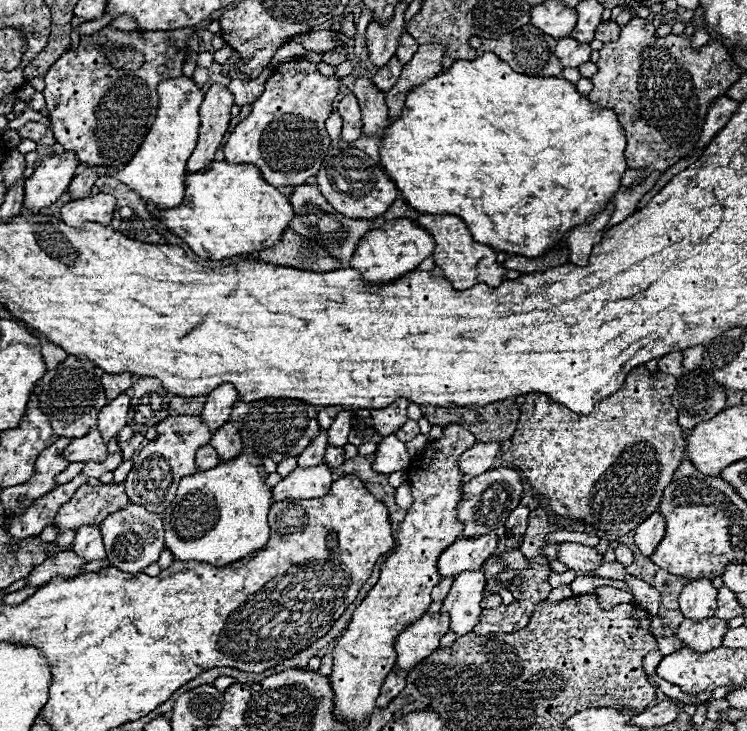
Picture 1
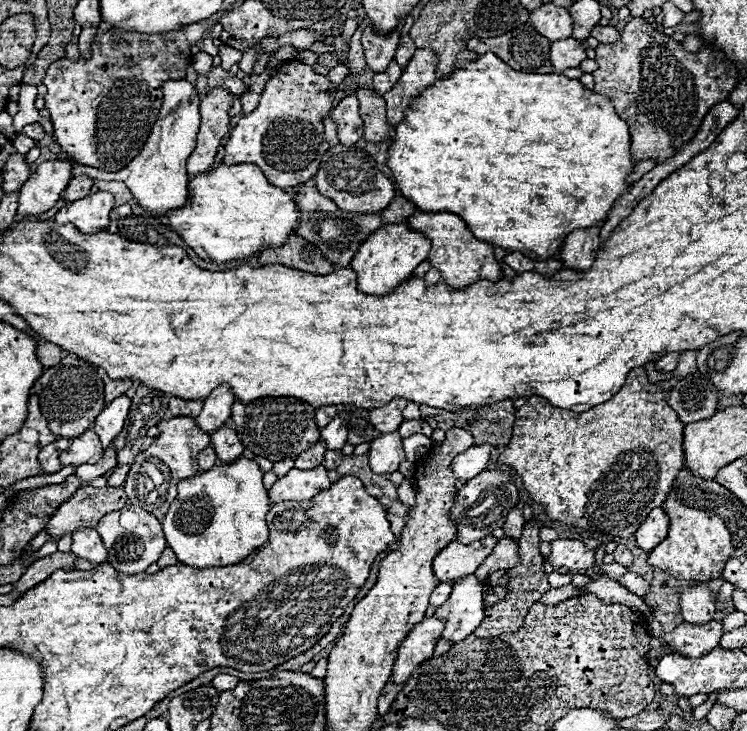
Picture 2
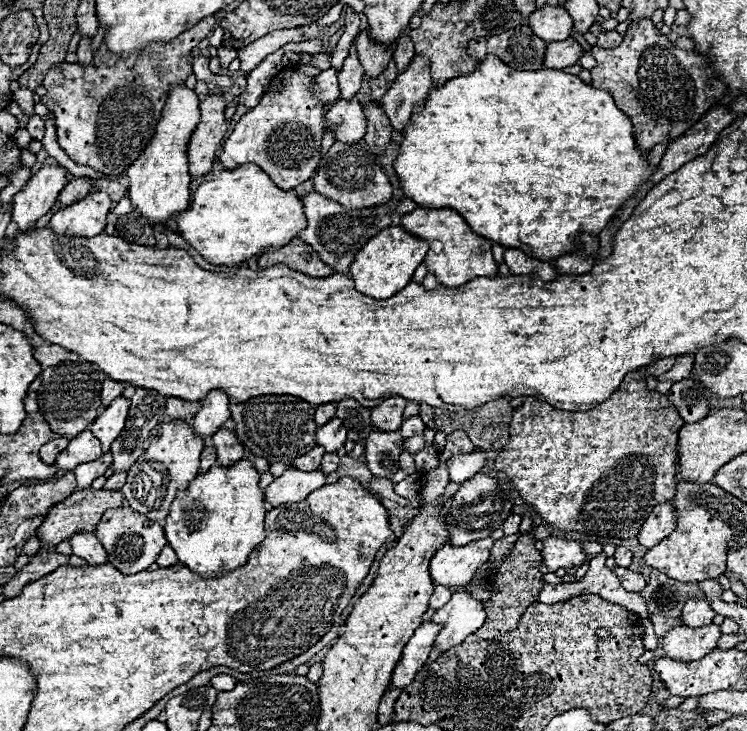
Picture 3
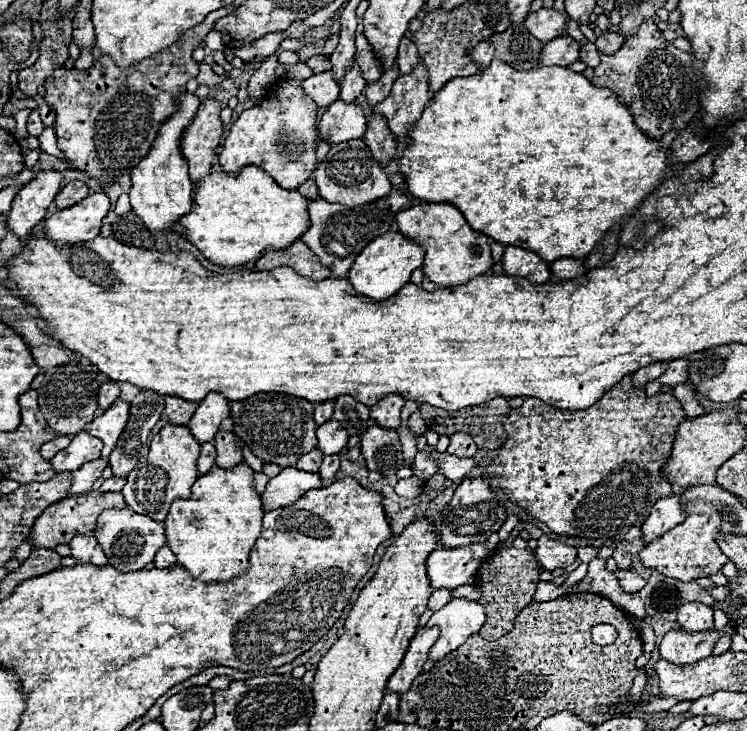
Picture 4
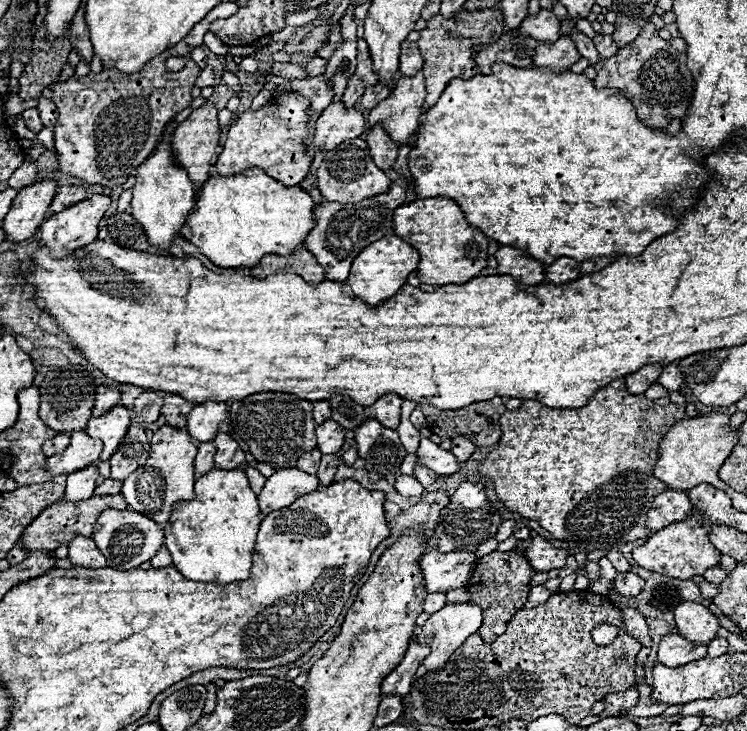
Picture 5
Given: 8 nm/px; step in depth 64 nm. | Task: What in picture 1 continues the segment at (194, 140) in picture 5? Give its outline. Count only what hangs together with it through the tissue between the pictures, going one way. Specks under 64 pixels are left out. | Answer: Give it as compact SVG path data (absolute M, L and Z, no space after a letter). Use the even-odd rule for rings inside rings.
M220 84L210 86L208 92L204 94L204 102L200 106L200 138L192 156L188 158L190 172L214 160L214 154L220 148L220 142L226 134L232 106L234 106L232 92Z

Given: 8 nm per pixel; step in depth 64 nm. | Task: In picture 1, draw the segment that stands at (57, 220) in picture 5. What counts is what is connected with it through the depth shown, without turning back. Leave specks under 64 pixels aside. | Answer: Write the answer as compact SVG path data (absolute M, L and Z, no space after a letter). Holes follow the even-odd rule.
M100 192L96 196L88 196L88 198L68 202L66 206L62 206L60 216L68 226L80 228L84 222L110 224L114 210L116 210L116 198Z

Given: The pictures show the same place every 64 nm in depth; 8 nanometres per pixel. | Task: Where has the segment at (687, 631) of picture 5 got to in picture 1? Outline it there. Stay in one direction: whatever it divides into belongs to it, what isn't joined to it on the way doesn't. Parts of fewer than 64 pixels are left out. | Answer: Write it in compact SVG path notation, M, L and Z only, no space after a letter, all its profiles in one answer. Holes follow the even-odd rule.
M708 578L690 580L680 592L680 610L684 618L712 618L718 608L716 588Z

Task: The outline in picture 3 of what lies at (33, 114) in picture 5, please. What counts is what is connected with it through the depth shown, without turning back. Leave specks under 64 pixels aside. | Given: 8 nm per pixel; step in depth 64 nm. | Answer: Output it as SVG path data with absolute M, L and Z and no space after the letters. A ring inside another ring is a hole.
M40 116L30 118L28 124L26 124L26 130L30 132L30 136L32 136L34 140L42 140L42 136L44 136L44 120L42 120Z

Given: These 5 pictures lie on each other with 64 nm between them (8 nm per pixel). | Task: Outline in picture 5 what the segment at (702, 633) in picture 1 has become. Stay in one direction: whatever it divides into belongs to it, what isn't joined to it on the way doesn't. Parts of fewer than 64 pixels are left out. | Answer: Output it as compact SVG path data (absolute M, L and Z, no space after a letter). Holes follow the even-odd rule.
M668 634L662 638L662 646L658 648L658 660L666 666L678 668L688 662L706 658L708 644L694 644L692 640L682 638L680 634Z

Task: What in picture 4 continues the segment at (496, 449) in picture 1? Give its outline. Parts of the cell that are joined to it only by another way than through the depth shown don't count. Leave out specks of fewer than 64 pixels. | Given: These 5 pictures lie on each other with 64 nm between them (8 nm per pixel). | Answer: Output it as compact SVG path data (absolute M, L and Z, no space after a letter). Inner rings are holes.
M434 450L434 456L438 460L438 466L440 470L446 474L448 480L452 482L460 482L462 478L466 478L468 472L472 472L476 468L476 462L474 458L458 458L458 456L452 456L452 454L444 454L444 452L436 452Z

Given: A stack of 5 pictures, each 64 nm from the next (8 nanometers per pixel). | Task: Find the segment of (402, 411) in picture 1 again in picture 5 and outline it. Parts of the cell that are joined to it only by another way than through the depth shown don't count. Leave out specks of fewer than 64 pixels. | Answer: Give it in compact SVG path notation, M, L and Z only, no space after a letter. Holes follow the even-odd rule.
M386 394L370 406L370 416L368 418L374 418L374 420L382 422L382 426L390 426L390 428L396 430L398 422L400 422L402 402L404 400L398 394Z

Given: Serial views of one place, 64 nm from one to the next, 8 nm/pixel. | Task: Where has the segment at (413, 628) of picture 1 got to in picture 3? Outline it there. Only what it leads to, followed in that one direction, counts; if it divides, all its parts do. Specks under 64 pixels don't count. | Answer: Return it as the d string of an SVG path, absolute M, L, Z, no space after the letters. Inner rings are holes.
M422 622L416 630L414 636L406 642L400 660L392 672L392 684L390 686L408 686L414 680L414 674L418 672L420 666L426 664L428 654L434 646L434 640L438 632L442 630L442 624L436 622Z

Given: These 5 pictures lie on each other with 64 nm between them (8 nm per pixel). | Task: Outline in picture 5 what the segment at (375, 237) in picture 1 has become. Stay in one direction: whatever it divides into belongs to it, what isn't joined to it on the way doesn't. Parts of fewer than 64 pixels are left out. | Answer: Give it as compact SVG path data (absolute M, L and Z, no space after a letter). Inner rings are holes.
M386 234L384 238L380 238L376 242L372 242L370 246L366 246L354 258L352 270L350 270L350 276L348 276L348 286L366 304L376 306L382 300L392 298L406 284L408 274L414 272L418 268L418 264L420 264L418 258L420 258L420 254L418 254L418 250L414 250L414 246L410 246L408 242L404 242L396 234Z

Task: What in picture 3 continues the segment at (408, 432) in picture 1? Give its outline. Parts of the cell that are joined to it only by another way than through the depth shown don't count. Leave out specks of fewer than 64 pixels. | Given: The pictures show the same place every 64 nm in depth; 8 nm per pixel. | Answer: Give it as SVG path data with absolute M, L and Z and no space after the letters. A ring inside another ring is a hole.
M420 416L406 418L406 420L402 422L402 426L400 426L400 434L402 434L404 438L410 438L410 436L414 436L414 434L422 434L424 430L426 430L426 426L424 426L424 422L420 420Z

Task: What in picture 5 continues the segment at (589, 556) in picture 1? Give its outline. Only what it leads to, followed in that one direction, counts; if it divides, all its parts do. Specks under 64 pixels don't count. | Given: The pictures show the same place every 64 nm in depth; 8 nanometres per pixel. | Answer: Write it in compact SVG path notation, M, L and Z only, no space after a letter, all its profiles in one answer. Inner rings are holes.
M542 536L532 538L532 546L526 548L524 554L536 572L550 572L554 568L564 568L570 556L568 550L554 548L554 544Z

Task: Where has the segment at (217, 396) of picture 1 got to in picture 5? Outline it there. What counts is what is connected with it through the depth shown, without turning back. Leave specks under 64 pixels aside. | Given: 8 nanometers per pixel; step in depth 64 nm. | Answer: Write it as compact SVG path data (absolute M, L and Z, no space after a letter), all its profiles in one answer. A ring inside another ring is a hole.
M206 400L188 414L188 432L198 442L210 442L218 434L218 426L228 418L228 406L224 402Z

